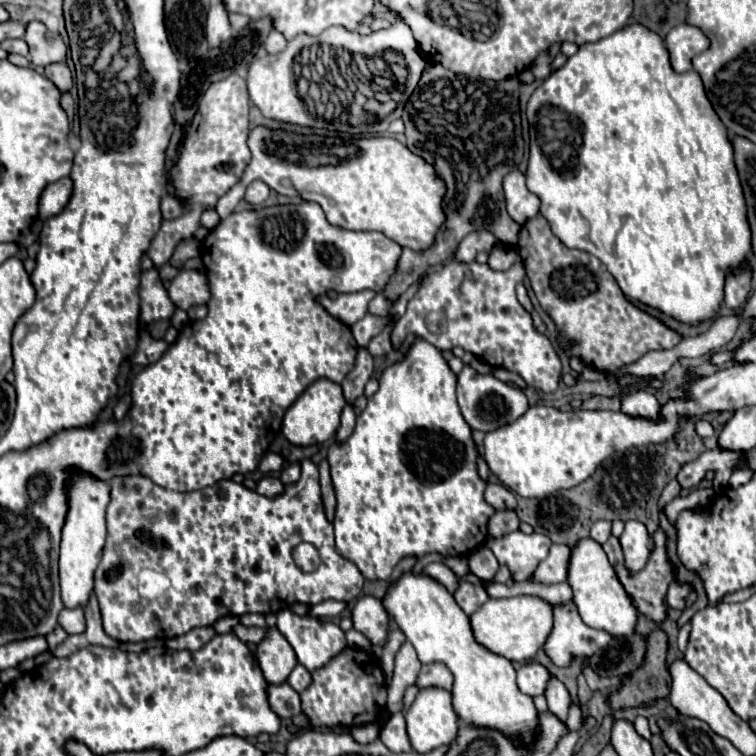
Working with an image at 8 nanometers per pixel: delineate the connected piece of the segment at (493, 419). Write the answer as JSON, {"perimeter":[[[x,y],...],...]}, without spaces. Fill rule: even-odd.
{"perimeter":[[[464,366],[462,372],[458,374],[458,404],[460,404],[462,416],[470,424],[470,428],[482,430],[482,432],[490,432],[500,426],[512,424],[528,408],[528,400],[520,388],[500,382],[492,374],[488,374],[488,376],[478,374],[470,366]]]}

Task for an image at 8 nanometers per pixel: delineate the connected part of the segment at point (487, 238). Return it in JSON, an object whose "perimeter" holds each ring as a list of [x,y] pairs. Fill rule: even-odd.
{"perimeter":[[[478,230],[478,232],[468,234],[468,236],[460,242],[460,246],[458,246],[458,250],[456,250],[456,260],[460,260],[460,262],[472,262],[480,250],[490,252],[494,240],[496,240],[494,234],[488,232],[488,230]]]}

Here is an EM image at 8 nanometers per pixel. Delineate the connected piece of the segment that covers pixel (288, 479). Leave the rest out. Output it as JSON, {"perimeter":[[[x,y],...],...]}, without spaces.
{"perimeter":[[[288,464],[288,466],[282,470],[282,474],[280,474],[280,480],[282,480],[284,484],[294,484],[298,478],[300,478],[300,466],[298,466],[298,464]]]}

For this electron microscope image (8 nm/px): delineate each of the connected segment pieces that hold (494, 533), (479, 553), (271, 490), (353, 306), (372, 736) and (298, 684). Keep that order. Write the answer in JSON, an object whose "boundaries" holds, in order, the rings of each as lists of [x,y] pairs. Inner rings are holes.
{"boundaries":[[[[504,510],[504,512],[496,512],[490,522],[488,522],[488,534],[492,538],[502,538],[514,530],[518,530],[518,516],[514,510]]],[[[482,546],[468,558],[468,566],[482,580],[490,580],[498,572],[500,564],[498,564],[496,556],[492,554],[492,550],[488,546]]],[[[266,476],[258,482],[256,486],[256,492],[262,494],[262,496],[268,496],[268,498],[274,498],[274,496],[280,496],[284,492],[284,484],[278,480],[278,478],[272,478],[272,476]]],[[[364,290],[364,292],[354,292],[354,294],[340,294],[338,298],[330,300],[328,296],[322,296],[320,302],[324,304],[324,308],[338,318],[340,322],[352,326],[356,320],[364,318],[364,314],[368,312],[368,302],[376,296],[376,292],[372,290]]],[[[362,724],[362,726],[352,726],[350,728],[350,736],[358,742],[358,744],[370,744],[376,740],[380,732],[378,724]]],[[[298,664],[298,666],[292,670],[290,678],[288,678],[288,684],[290,684],[294,690],[298,690],[298,692],[306,690],[306,688],[310,686],[310,682],[312,682],[312,676],[310,676],[310,672],[308,672],[302,664]],[[306,674],[308,674],[308,684],[306,684]]]]}

